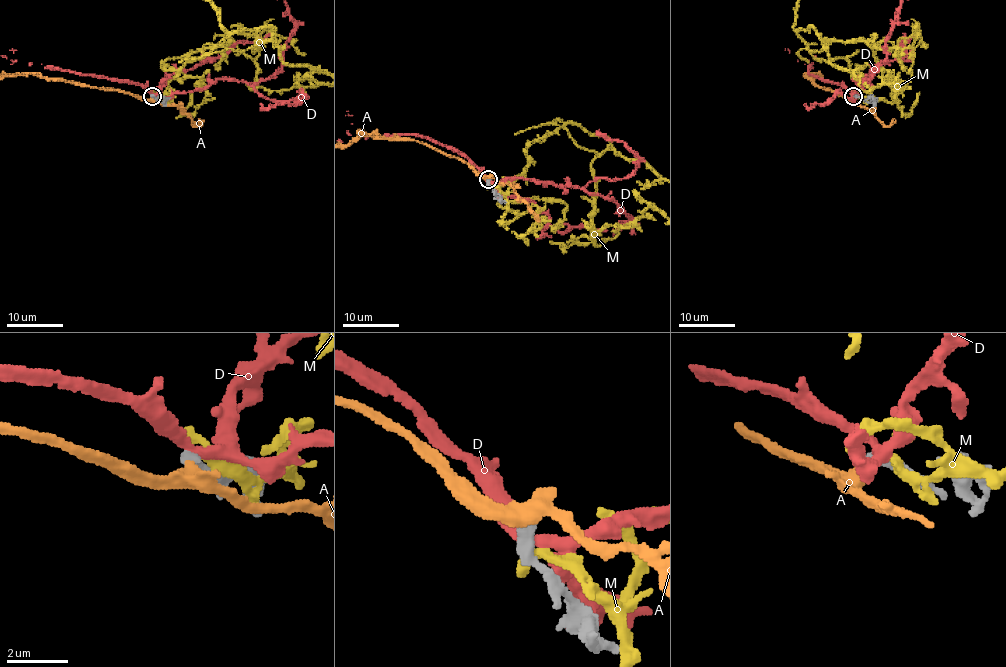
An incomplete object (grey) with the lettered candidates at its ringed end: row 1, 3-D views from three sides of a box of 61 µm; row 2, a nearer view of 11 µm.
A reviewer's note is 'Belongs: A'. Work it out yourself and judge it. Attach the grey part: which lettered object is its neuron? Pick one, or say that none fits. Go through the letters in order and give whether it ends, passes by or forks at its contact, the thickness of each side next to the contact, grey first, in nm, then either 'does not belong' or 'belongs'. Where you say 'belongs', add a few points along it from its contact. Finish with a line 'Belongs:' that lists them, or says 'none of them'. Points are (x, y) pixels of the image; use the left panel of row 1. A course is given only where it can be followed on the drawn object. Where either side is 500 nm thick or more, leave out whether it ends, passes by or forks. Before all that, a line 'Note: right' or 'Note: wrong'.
Note: right
A: it passes by; 440 nm thick on the grey side, 400 nm on the other; belongs
D: it passes by; 480 nm thick on the grey side, 320 nm on the other; does not belong
M: 500 nm thick on the grey side, 220 nm on the other; does not belong
Belongs: A

